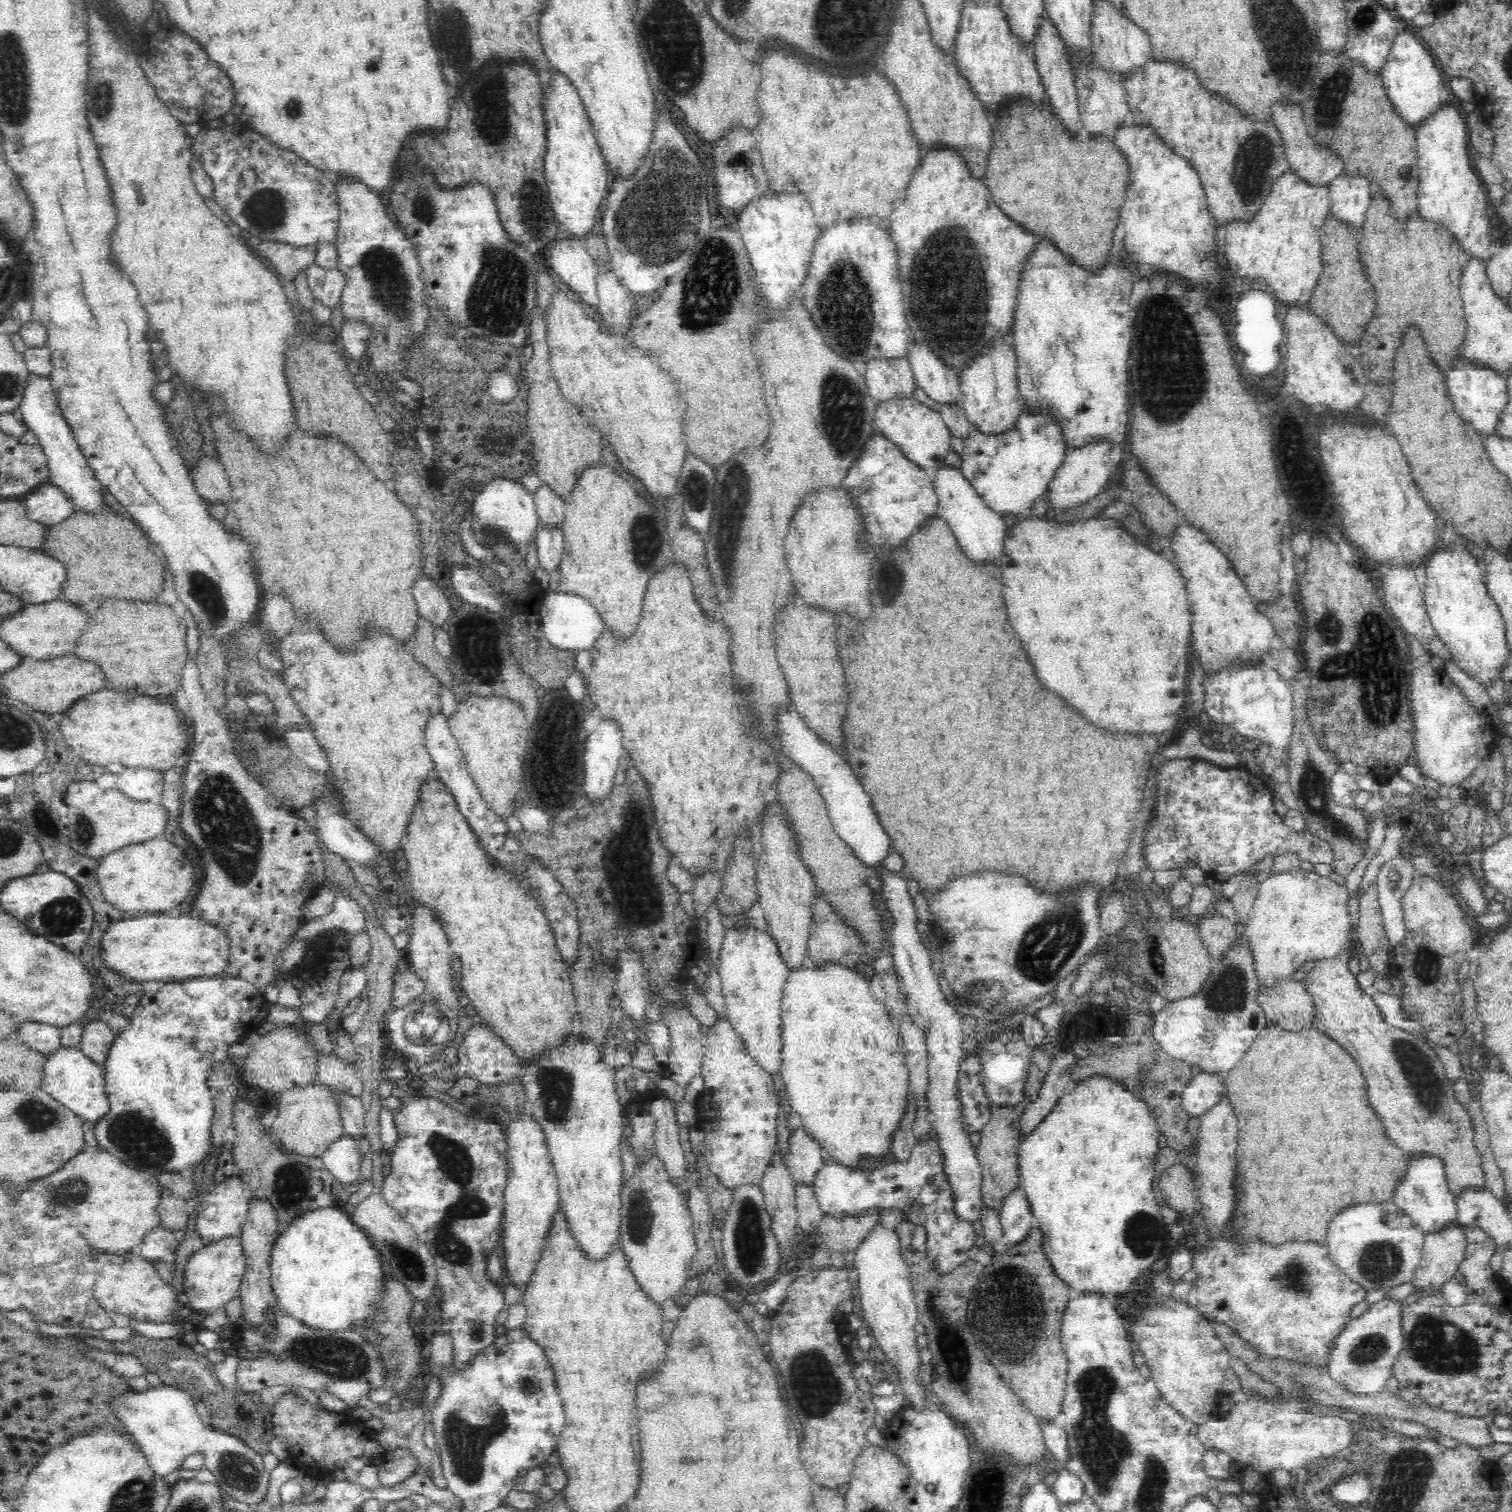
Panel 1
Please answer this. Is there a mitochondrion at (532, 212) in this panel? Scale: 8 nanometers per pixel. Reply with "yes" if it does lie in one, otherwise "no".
yes

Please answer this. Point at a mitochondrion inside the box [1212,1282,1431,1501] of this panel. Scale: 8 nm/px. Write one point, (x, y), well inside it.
(1368, 1348)

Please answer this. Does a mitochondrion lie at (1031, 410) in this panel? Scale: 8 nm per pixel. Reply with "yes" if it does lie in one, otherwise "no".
no

